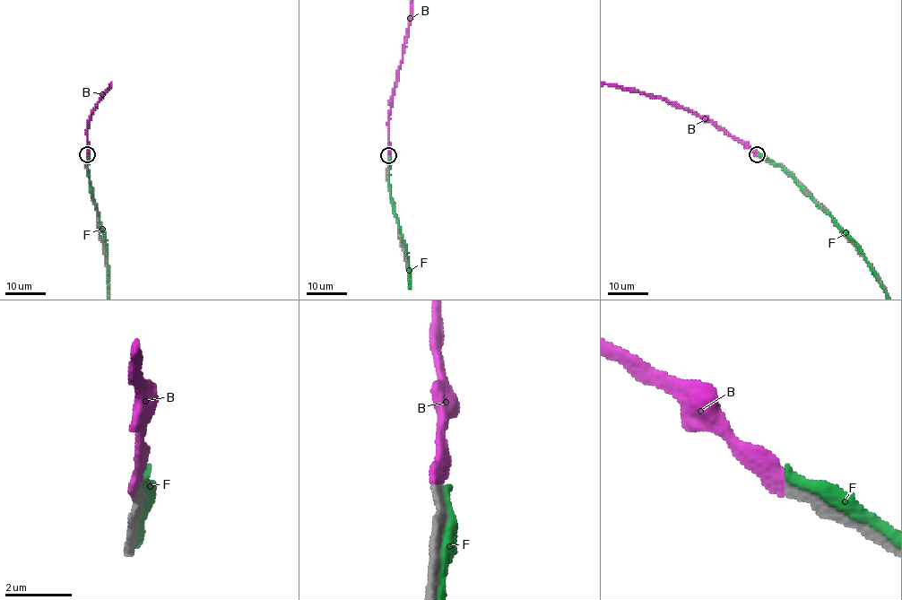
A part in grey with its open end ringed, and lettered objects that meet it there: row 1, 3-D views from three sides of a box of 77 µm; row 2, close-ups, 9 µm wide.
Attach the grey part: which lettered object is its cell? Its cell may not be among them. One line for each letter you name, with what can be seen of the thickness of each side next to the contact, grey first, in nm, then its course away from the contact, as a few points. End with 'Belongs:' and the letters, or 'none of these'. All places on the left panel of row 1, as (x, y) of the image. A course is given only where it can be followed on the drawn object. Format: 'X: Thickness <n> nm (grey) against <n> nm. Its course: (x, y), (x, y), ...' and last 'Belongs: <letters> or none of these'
B: Thickness 340 nm (grey) against 440 nm
Belongs: B

